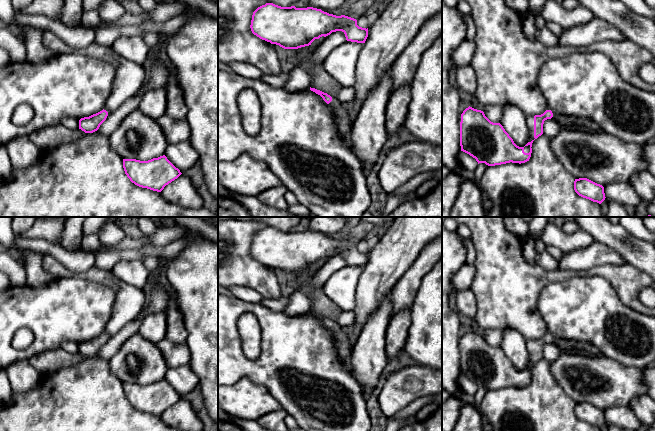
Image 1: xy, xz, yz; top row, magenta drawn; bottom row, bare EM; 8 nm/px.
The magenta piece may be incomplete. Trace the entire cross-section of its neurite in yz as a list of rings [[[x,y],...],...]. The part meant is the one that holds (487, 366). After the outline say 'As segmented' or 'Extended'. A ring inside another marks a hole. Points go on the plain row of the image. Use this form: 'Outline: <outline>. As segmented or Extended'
Outline: [[[469,330],[461,338],[461,375],[475,382],[478,388],[485,387],[488,390],[525,387],[531,381],[533,365],[543,358],[543,348],[547,343],[553,343],[568,353],[600,354],[599,349],[590,343],[557,339],[548,332],[541,339],[527,340],[529,366],[519,371],[500,347],[491,346],[483,335]]]. Extended

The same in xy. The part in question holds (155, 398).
Outline: [[[165,379],[148,385],[123,383],[123,392],[132,407],[157,416],[182,398]]]. As segmented

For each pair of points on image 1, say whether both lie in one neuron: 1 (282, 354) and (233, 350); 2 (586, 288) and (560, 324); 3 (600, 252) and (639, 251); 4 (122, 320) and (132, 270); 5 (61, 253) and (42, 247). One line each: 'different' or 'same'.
1: same
2: same
3: different
4: different
5: same

